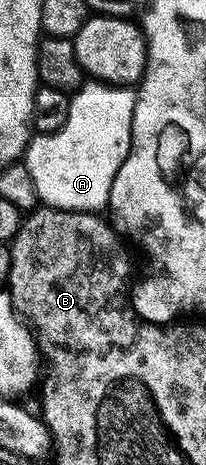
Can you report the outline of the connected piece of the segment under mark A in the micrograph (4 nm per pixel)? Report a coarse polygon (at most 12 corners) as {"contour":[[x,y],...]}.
{"contour":[[92,79],[22,162],[47,208],[100,211],[136,95]]}

